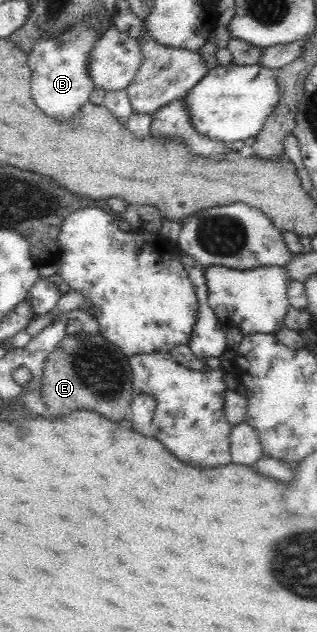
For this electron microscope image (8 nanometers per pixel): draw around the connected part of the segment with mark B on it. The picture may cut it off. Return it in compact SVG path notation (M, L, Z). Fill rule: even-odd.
M76 22L69 30L62 32L53 38L40 38L34 45L32 51L27 55L27 62L31 67L31 97L34 104L43 111L43 113L52 117L55 121L70 121L74 115L80 113L80 109L89 102L89 96L95 89L92 78L88 76L88 53L94 47L98 40L96 34L96 22Z

